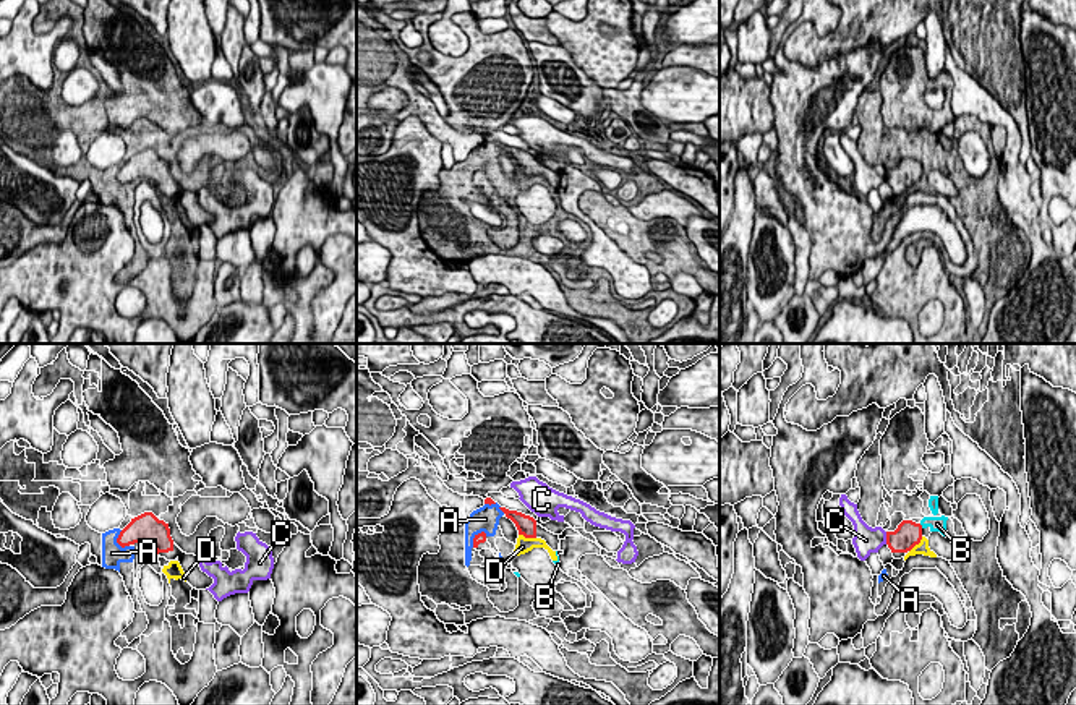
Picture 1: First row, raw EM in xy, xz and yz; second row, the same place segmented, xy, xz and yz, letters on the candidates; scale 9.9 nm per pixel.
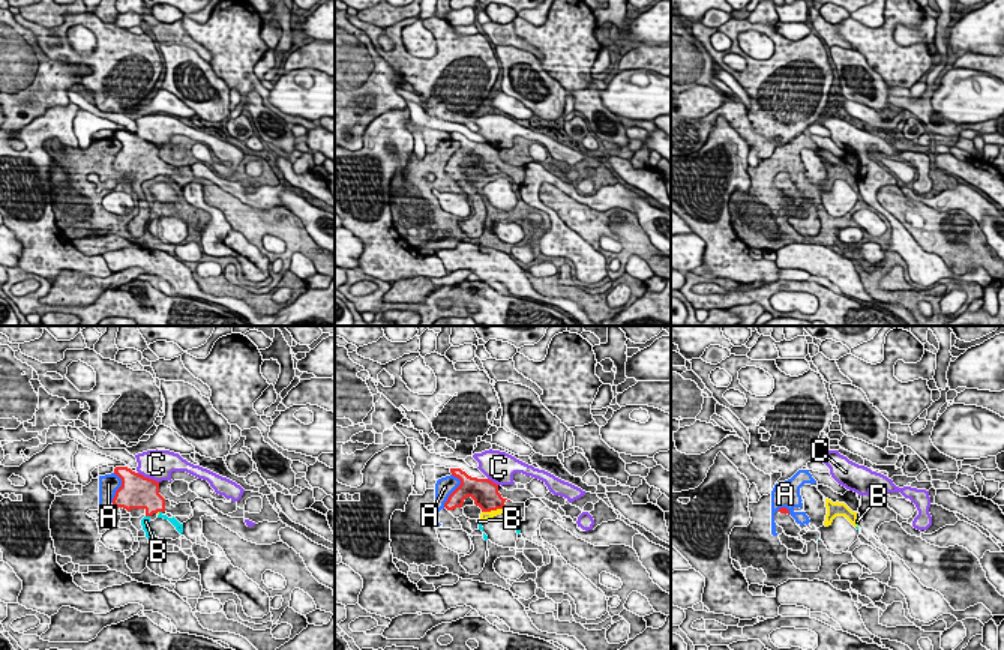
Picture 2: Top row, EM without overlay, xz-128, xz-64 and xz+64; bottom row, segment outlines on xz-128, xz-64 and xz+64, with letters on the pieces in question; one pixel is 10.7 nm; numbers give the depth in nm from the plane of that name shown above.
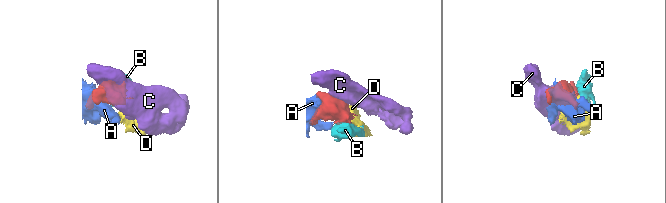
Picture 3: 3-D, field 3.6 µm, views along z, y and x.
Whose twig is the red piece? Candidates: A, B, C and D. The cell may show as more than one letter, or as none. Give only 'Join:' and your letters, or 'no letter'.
Join: no letter

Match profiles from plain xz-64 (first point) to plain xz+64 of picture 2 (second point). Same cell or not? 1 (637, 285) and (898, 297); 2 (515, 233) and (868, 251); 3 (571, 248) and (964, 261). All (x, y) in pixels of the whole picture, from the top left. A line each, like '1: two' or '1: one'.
1: one
2: one
3: two

